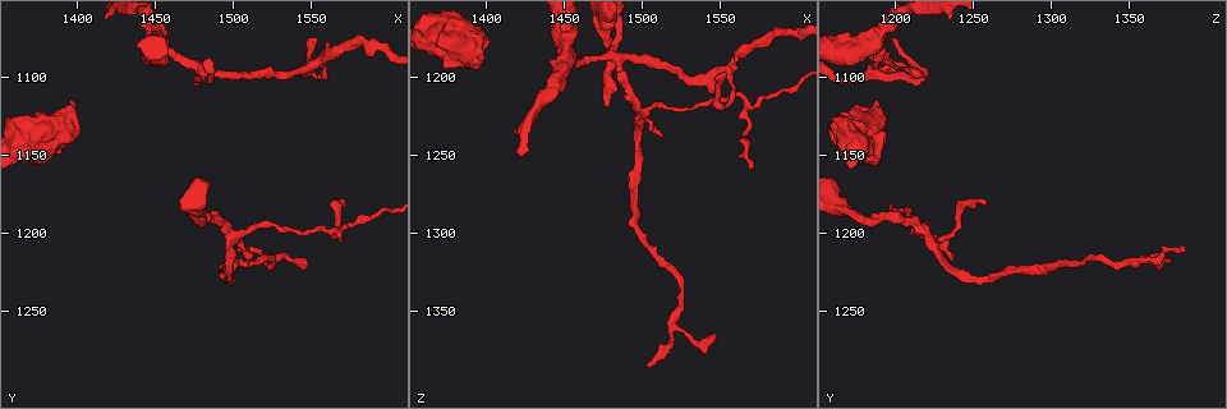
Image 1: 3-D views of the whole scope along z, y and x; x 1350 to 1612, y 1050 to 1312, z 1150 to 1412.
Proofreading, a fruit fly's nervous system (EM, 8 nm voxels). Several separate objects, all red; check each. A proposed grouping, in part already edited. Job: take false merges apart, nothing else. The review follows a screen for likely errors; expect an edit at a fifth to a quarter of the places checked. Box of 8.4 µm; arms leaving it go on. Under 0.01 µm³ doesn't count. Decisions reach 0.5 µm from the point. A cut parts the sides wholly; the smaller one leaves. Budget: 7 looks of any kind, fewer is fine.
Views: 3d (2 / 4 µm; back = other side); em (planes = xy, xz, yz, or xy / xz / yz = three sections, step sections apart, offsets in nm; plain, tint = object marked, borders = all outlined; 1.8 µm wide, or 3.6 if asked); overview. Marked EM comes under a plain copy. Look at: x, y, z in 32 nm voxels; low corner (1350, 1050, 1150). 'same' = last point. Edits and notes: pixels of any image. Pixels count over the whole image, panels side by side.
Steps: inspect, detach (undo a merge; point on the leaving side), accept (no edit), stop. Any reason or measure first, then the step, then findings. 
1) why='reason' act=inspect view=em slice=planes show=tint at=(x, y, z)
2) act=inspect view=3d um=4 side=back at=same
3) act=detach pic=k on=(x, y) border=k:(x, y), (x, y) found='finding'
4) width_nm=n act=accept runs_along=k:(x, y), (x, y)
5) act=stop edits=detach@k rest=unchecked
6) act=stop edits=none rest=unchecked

why='arms part here' act=inspect view=3d um=4 at=(1544, 1096, 1202)

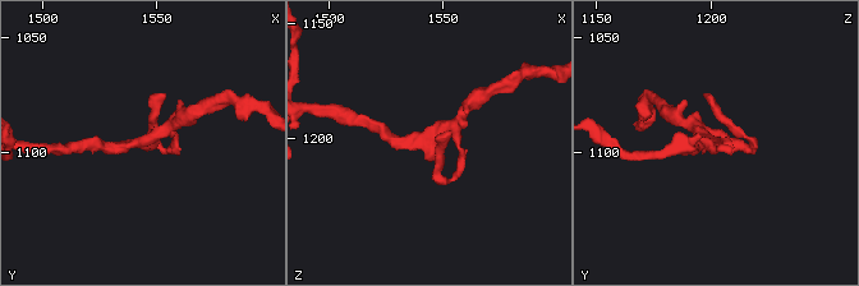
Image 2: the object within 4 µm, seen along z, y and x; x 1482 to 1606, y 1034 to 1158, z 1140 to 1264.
why='shape alone is not enough' act=inspect view=em slice=xy step=16 show=tint at=(1543, 1096, 1201)

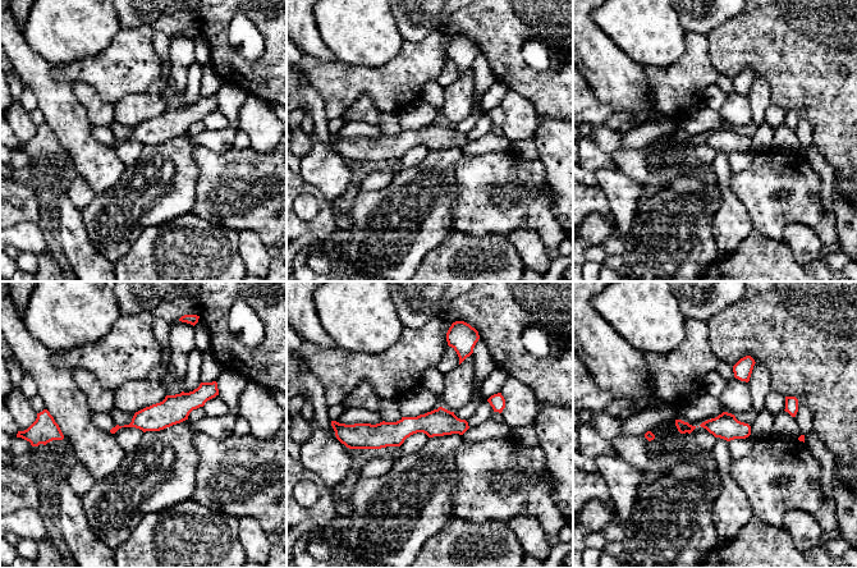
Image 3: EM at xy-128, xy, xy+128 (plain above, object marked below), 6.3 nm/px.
act=accept runs_along=3:(464, 425), (353, 431) found='continuous, no second cell'

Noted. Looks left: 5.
why='abrupt turn' act=inspect view=3d um=2 at=(1520, 1218, 1360)

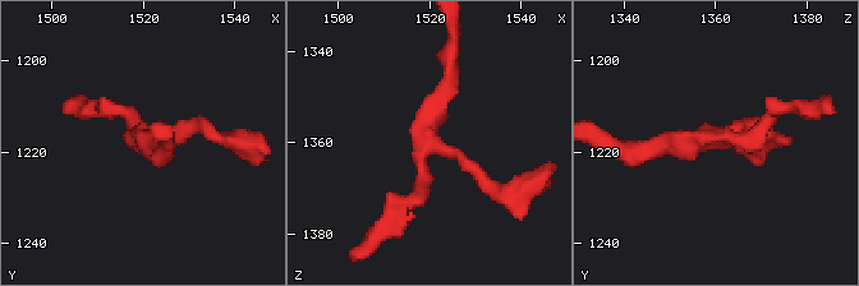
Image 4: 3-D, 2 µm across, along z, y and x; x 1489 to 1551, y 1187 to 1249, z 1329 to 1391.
why='shape alone is not enough' act=inspect view=em slice=planes show=tint at=(1520, 1217, 1360)

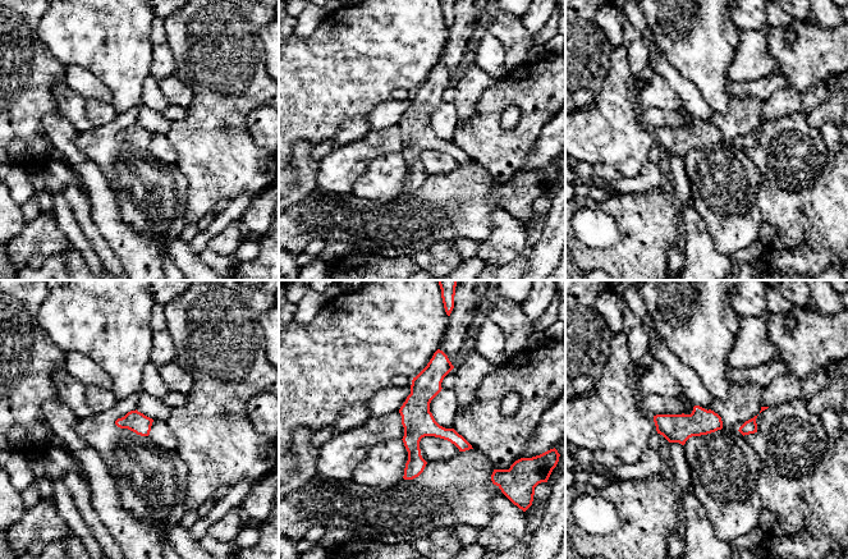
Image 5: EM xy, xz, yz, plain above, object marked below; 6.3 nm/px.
width_nm=130 act=accept found='continuous, no second cell'

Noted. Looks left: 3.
act=inspect view=em slice=planes show=tint at=(1480, 1096, 1188)

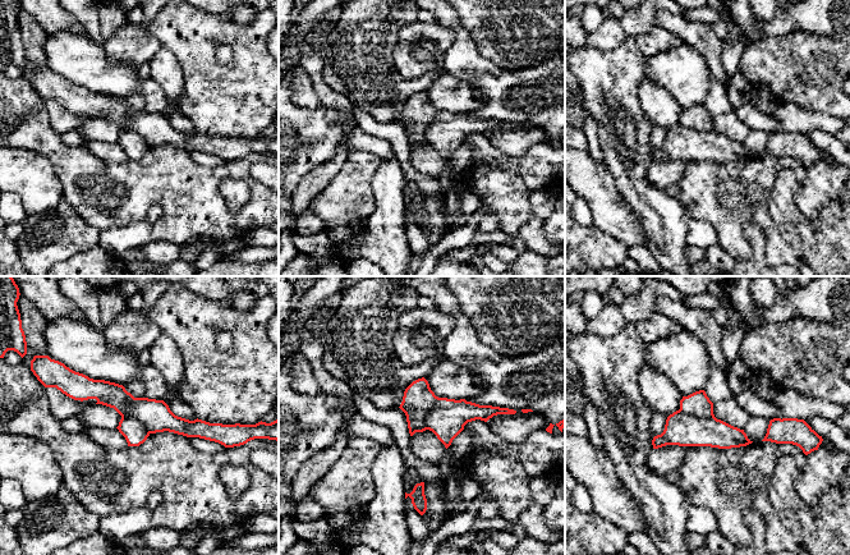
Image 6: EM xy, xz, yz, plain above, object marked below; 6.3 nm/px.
act=detach pic=6 on=(684, 430) part_leaving=6:(745, 441), (671, 435), (656, 444) found='two cells meet here'

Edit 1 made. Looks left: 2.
act=stop edits=detach@6 rest=unchecked

